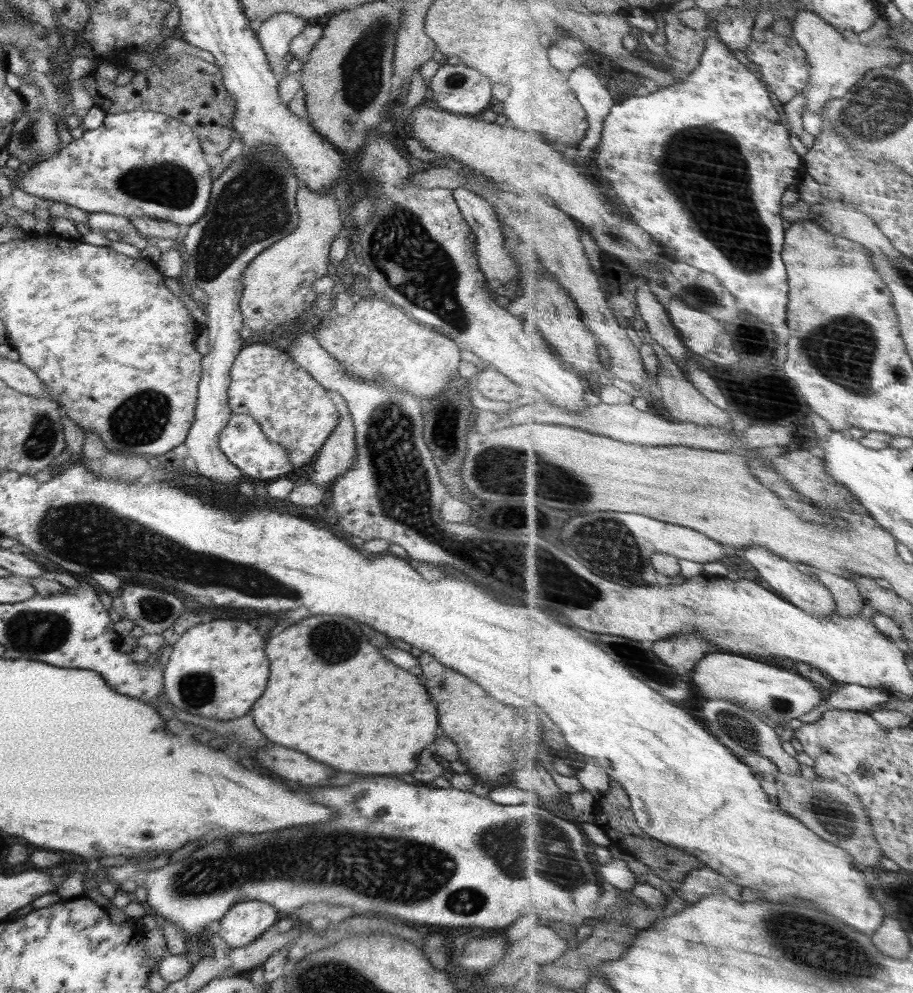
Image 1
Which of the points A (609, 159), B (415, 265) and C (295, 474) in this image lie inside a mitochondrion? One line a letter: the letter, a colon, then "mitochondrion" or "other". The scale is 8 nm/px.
A: other
B: mitochondrion
C: other

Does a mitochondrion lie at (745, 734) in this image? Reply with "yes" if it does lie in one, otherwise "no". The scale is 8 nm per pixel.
yes

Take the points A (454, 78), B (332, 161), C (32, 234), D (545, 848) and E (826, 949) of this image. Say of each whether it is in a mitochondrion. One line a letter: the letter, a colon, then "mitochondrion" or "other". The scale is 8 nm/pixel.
A: mitochondrion
B: other
C: other
D: mitochondrion
E: mitochondrion

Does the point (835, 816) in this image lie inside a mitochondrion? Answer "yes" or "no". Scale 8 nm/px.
yes

